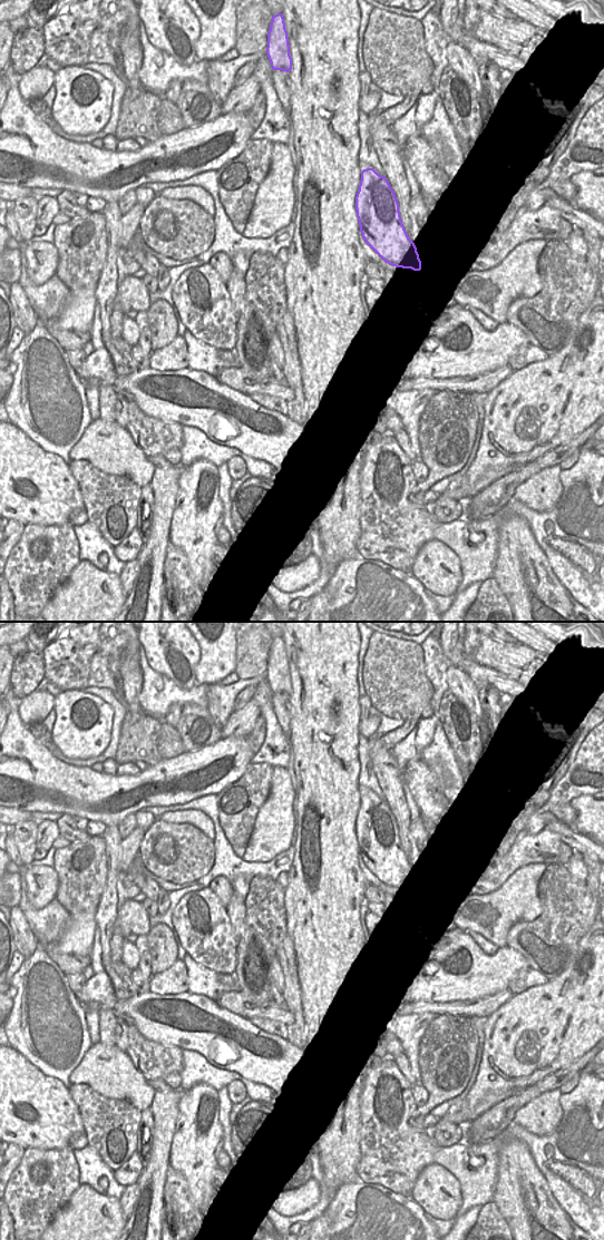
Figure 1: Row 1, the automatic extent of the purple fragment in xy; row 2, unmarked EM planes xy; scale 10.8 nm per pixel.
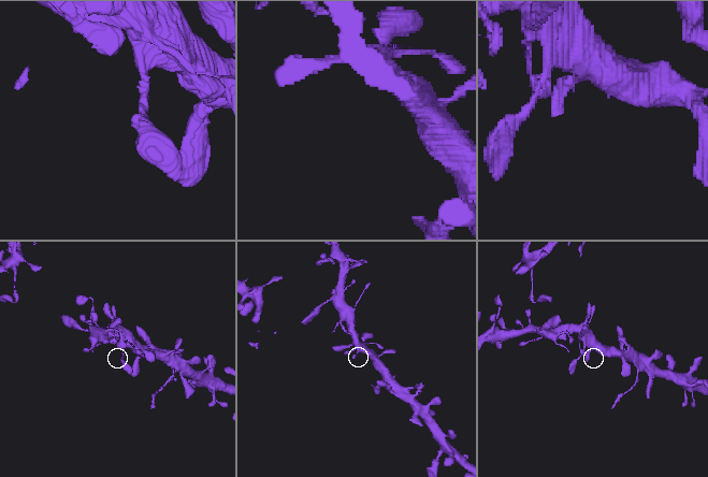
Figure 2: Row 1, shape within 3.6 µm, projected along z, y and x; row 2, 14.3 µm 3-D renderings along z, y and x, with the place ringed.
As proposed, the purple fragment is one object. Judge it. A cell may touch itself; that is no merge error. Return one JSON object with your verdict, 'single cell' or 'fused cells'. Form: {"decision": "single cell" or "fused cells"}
{"decision": "single cell"}

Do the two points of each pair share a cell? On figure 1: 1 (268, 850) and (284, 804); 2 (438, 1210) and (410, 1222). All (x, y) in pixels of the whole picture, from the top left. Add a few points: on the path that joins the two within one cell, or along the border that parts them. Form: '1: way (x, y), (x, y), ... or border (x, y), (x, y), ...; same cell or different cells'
1: way (269, 839), (273, 831), (275, 816); same cell
2: border (409, 1195), (426, 1216); different cells

